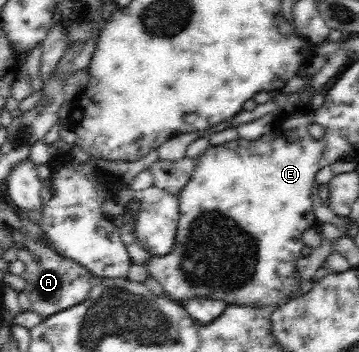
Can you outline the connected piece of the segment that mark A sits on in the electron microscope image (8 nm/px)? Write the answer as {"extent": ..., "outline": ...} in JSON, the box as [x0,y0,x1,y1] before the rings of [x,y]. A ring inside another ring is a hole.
{"extent":[18,219,92,319],"outline":[[[24,219],[23,223],[26,225],[28,236],[25,237],[26,249],[19,251],[18,259],[26,264],[26,270],[20,276],[27,284],[25,292],[31,301],[32,311],[45,319],[73,305],[83,303],[92,286],[90,271],[85,266],[45,248],[43,244],[35,244],[32,239],[43,232],[40,225],[33,226]]]}

